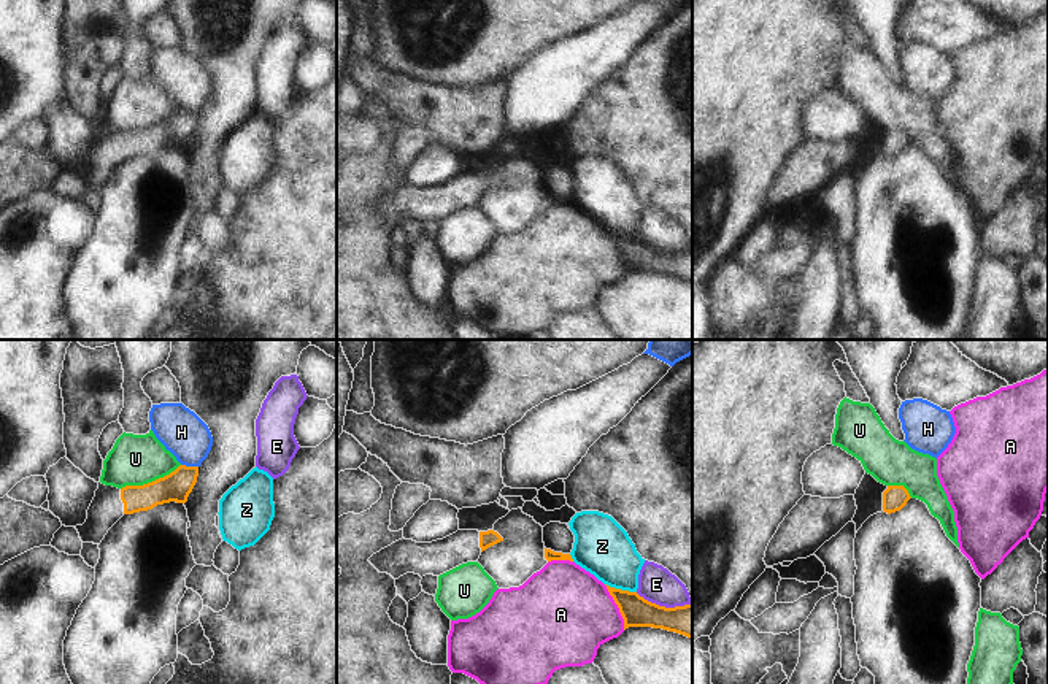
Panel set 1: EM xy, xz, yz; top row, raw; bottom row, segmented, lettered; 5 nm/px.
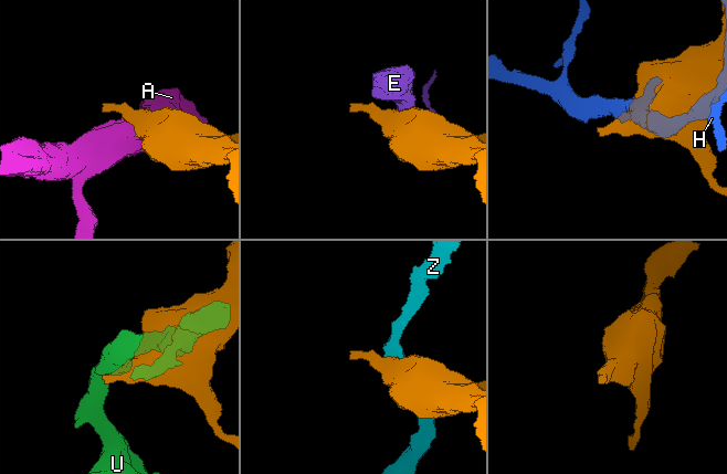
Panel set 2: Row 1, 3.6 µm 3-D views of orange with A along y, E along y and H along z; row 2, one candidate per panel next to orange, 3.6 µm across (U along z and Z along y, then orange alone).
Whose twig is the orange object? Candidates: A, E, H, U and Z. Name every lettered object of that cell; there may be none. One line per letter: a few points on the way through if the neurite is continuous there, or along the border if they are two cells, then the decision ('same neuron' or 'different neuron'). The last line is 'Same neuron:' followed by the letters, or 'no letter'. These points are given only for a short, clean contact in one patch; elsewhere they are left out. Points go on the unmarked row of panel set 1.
A: different neuron
E: different neuron
H: border along xy (181, 108), (197, 111); different neuron
U: border along xy (180, 108), (162, 121), (142, 129), (126, 129), (121, 134); different neuron
Z: border along xz (605, 227), (635, 237); different neuron
Same neuron: no letter

